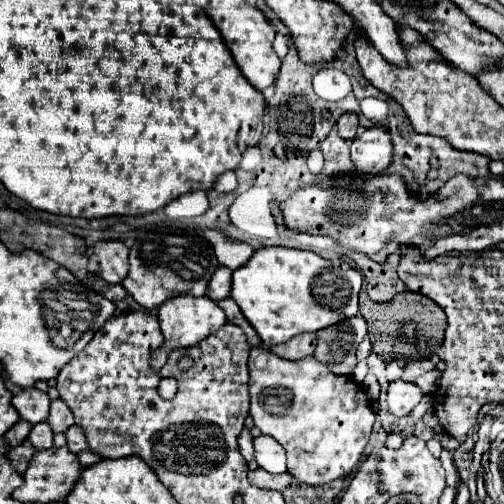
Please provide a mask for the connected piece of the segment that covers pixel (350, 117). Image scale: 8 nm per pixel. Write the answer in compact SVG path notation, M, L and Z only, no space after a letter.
M344 113L340 119L338 119L338 123L336 123L336 127L338 127L338 135L342 137L342 139L354 139L356 137L356 133L358 133L358 115L356 113Z

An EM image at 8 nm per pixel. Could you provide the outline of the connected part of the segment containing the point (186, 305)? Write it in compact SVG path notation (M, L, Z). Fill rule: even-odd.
M180 295L176 299L170 299L158 309L158 321L160 331L164 335L164 343L168 349L180 349L180 347L192 347L218 331L226 323L224 311L208 297L192 297L192 295Z

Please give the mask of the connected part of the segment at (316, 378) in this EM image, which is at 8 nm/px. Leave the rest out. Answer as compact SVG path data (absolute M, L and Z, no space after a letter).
M262 347L250 351L250 415L254 425L264 433L274 437L286 451L288 471L302 483L324 485L338 477L346 477L362 457L362 451L370 439L374 425L374 411L364 389L354 383L352 377L334 375L324 367L324 363L314 357L300 361L280 359Z

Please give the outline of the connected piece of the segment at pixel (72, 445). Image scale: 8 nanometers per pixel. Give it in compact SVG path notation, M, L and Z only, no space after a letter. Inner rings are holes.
M72 425L72 427L66 431L66 439L68 439L68 449L70 449L72 453L80 453L80 451L86 451L86 449L88 449L88 441L86 441L84 429L78 427L78 425Z

